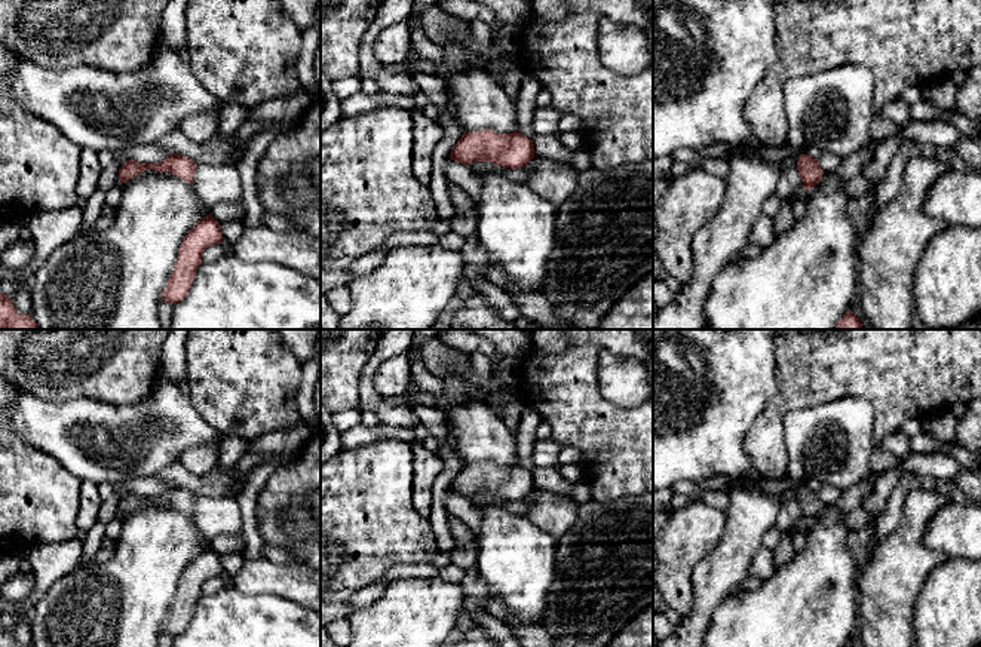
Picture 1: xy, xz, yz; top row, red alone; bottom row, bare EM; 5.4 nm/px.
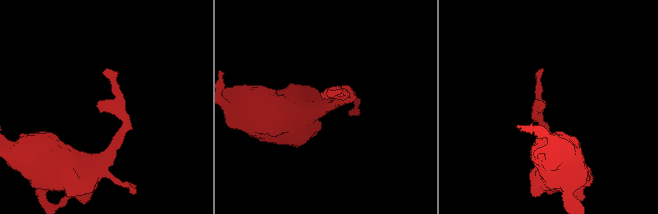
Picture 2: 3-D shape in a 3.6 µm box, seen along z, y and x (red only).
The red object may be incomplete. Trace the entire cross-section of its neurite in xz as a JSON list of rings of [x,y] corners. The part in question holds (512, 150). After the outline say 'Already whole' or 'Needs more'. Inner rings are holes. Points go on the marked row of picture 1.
[[[491,129],[463,132],[450,159],[459,163],[493,162],[503,168],[524,168],[534,157],[534,144],[519,132],[499,134]]]. Already whole

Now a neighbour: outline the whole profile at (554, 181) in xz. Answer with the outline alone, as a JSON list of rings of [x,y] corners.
[[[534,156],[524,169],[528,172],[525,184],[555,208],[571,196],[577,184],[579,172],[565,162]]]

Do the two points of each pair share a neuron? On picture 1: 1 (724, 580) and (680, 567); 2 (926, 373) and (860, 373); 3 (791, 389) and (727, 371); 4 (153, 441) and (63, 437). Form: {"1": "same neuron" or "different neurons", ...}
{"1": "different neurons", "2": "same neuron", "3": "different neurons", "4": "same neuron"}

